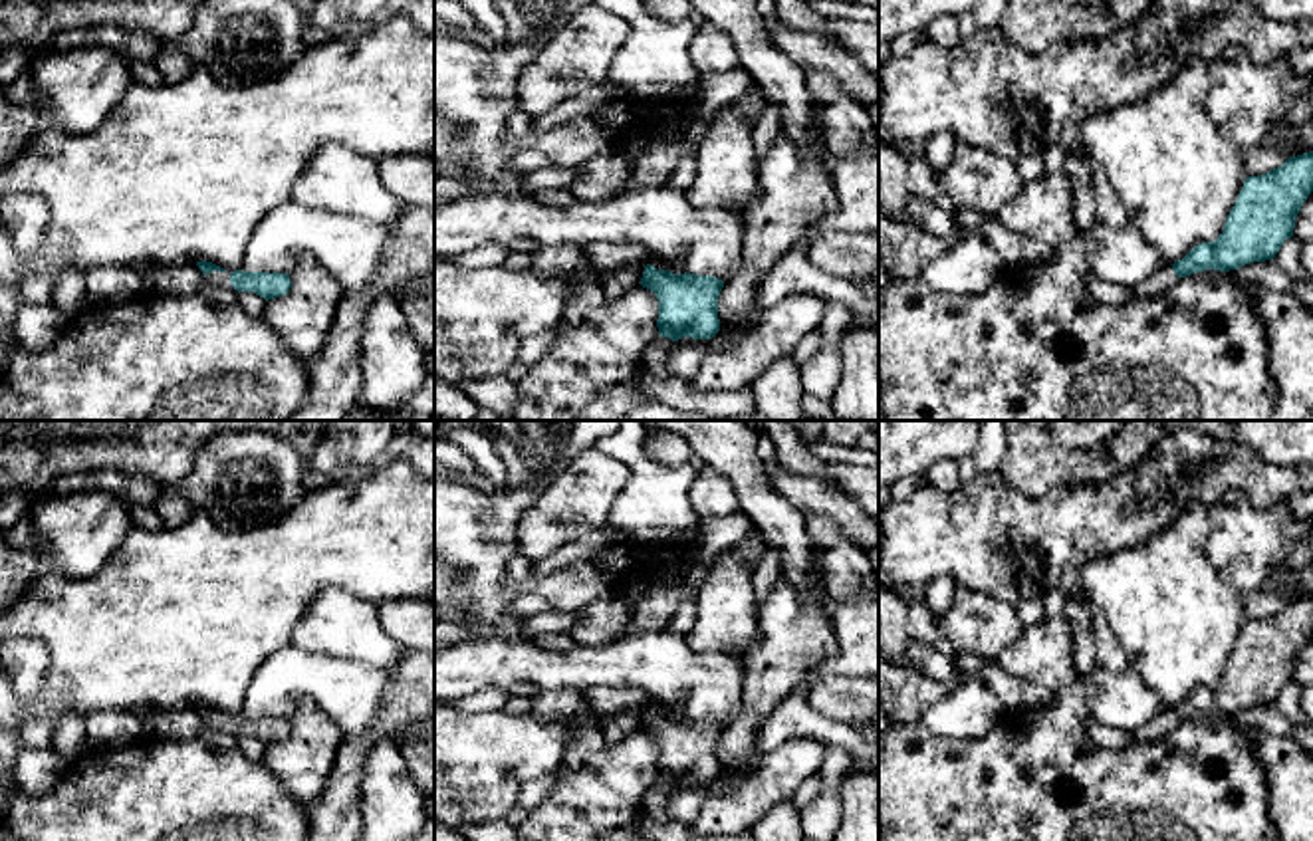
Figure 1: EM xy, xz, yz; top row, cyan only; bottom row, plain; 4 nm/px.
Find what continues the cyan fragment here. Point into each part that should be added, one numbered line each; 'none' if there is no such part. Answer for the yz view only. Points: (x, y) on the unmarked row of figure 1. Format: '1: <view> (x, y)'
1: yz (1165, 722)

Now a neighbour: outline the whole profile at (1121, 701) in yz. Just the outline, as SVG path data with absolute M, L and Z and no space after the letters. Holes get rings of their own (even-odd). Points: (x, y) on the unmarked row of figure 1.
M1097 664L1083 680L1083 696L1089 716L1117 730L1134 732L1162 712L1154 692L1144 686L1133 668L1113 672Z

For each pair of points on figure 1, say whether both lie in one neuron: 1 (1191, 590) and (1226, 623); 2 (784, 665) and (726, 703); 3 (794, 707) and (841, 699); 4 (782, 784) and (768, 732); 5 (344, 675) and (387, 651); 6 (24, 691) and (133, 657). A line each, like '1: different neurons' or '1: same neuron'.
1: same neuron
2: different neurons
3: different neurons
4: different neurons
5: different neurons
6: different neurons

